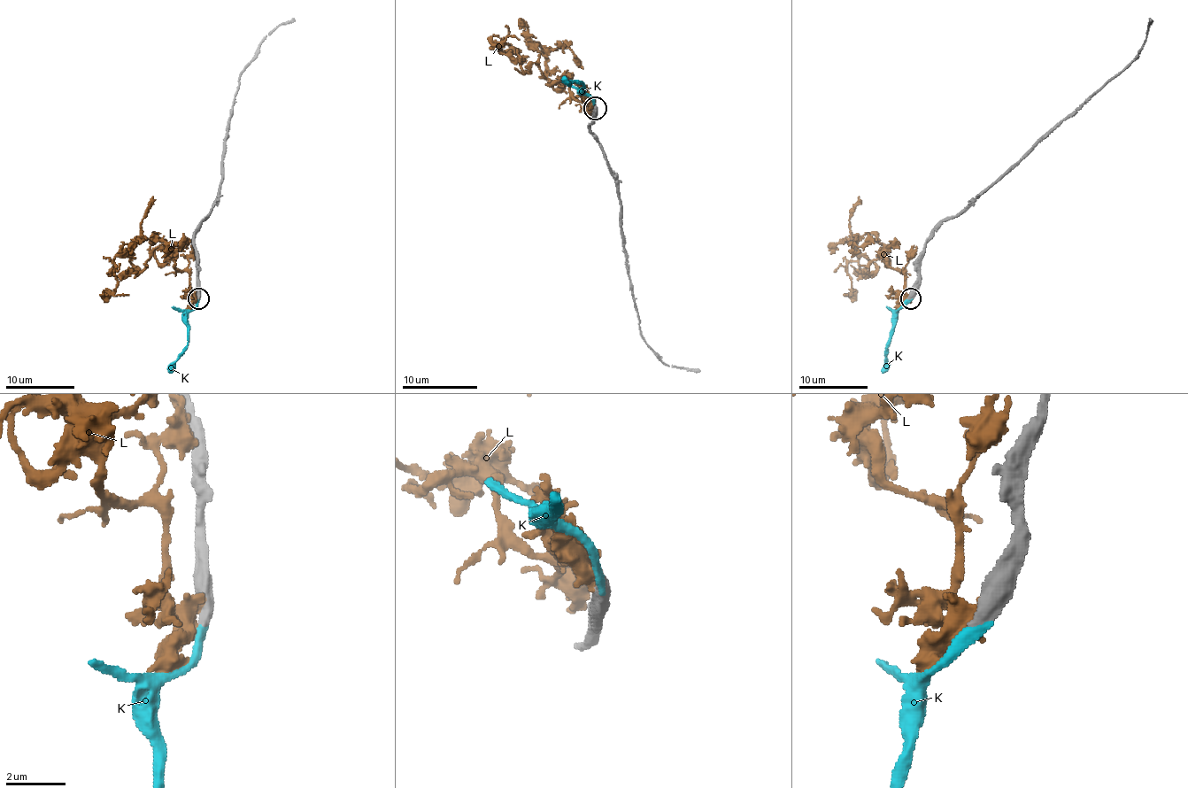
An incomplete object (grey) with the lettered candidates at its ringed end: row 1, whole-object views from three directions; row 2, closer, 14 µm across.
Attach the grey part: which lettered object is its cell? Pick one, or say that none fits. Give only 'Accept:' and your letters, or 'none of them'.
Accept: K

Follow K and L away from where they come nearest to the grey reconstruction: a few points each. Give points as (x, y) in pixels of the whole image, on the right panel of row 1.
K: (911, 298), (895, 313), (887, 351), (887, 368), (883, 372)
L: (911, 295), (885, 248), (869, 270), (876, 267), (864, 257), (847, 266), (847, 295)

